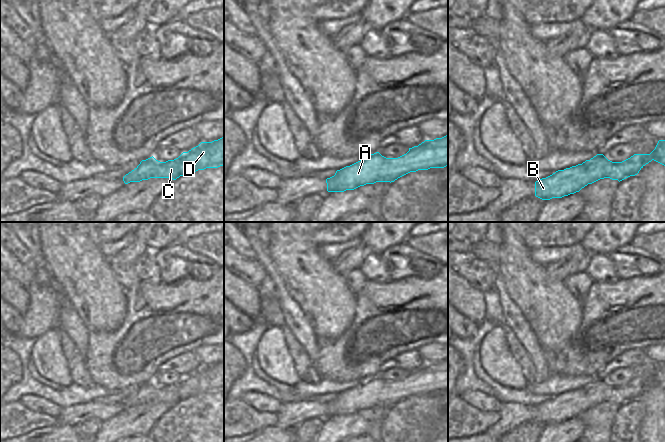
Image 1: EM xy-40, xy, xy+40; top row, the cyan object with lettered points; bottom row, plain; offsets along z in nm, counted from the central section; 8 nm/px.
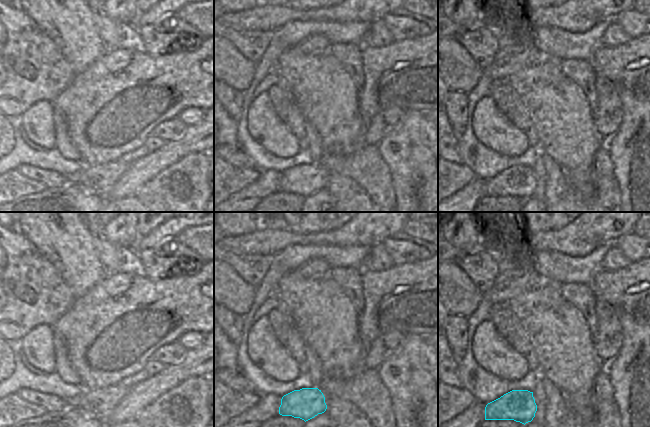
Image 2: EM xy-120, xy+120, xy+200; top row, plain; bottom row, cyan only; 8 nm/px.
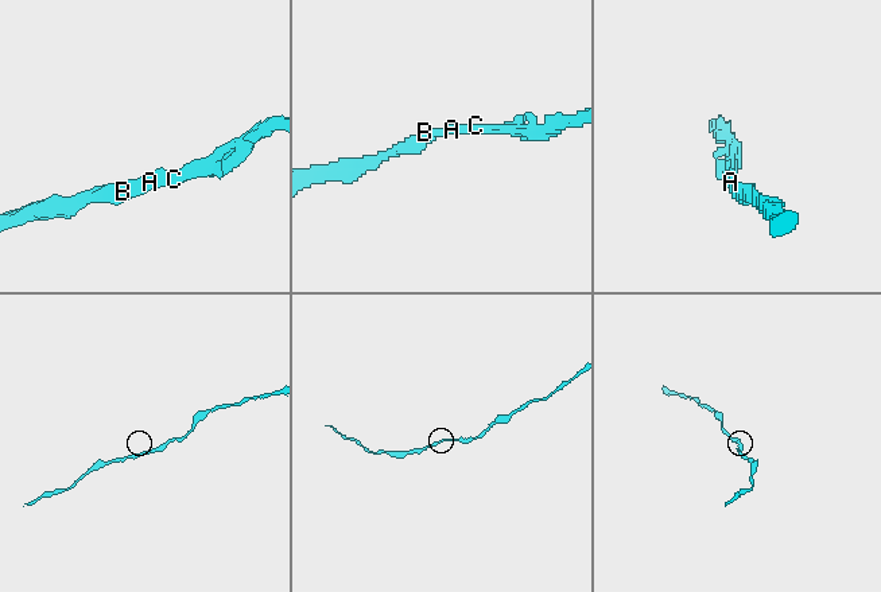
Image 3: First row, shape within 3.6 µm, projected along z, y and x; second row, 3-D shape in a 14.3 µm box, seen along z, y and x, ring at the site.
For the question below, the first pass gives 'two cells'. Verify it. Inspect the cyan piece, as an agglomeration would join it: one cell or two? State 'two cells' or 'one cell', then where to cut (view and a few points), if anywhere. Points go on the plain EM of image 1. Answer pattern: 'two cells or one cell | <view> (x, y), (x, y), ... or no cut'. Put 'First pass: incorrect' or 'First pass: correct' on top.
First pass: incorrect
one cell | no cut

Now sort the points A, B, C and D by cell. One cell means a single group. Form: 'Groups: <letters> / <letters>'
Groups: A B C D

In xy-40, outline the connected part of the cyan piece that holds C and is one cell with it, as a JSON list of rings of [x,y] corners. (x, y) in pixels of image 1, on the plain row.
[[[224,361],[212,366],[201,366],[174,384],[160,386],[153,380],[142,384],[134,394],[123,401],[123,405],[128,408],[150,402],[172,402],[176,404],[190,396],[220,390],[224,390]]]

